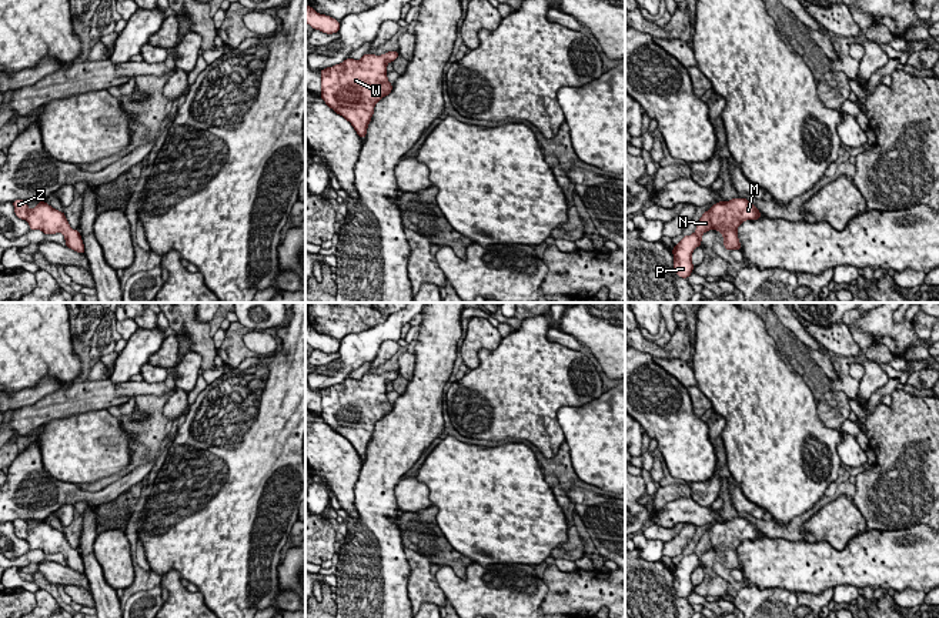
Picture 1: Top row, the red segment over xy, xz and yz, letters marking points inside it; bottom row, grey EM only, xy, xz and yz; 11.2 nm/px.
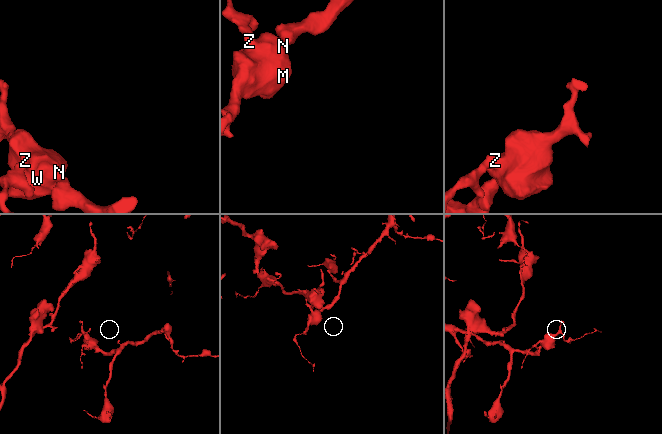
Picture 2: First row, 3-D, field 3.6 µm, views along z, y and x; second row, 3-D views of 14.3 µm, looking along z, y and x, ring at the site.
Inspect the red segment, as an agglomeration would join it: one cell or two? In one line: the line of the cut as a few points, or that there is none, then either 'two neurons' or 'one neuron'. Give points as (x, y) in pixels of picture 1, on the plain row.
no cut | one neuron

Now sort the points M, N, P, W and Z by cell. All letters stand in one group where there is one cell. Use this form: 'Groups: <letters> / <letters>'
Groups: M N P W Z

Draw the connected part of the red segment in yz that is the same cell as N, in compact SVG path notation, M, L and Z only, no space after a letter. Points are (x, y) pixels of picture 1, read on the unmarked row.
M732 518L729 521L718 521L711 525L708 531L702 534L696 544L696 551L691 555L682 557L682 559L674 565L674 588L682 598L688 598L694 589L692 571L701 567L702 554L711 548L718 549L724 557L724 567L726 569L741 569L738 558L738 547L745 540L758 540L762 534L746 518Z

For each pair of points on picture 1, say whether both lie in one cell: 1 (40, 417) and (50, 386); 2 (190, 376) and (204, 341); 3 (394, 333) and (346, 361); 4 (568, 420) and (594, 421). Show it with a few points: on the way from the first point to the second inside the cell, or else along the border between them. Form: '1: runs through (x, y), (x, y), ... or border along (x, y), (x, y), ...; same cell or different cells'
1: border along (62, 387), (32, 404), (17, 408); different cells
2: border along (190, 350), (200, 356), (201, 367); different cells
3: runs through (383, 333), (357, 350); same cell
4: runs through (574, 420), (588, 421); same cell

